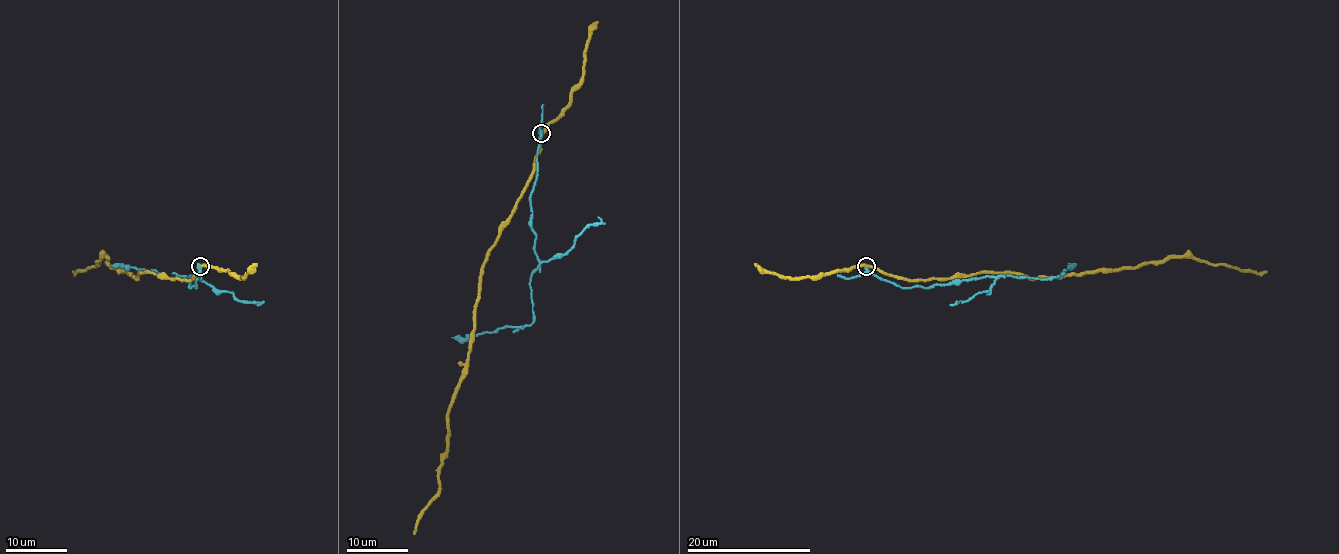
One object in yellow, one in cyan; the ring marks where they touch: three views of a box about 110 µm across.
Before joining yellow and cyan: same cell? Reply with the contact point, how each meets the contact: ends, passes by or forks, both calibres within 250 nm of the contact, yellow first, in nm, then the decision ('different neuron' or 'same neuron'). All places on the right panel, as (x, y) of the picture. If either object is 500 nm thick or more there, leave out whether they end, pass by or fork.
(866, 266) | yellow passes by | cyan ends | 320/420 nm | different neuron

